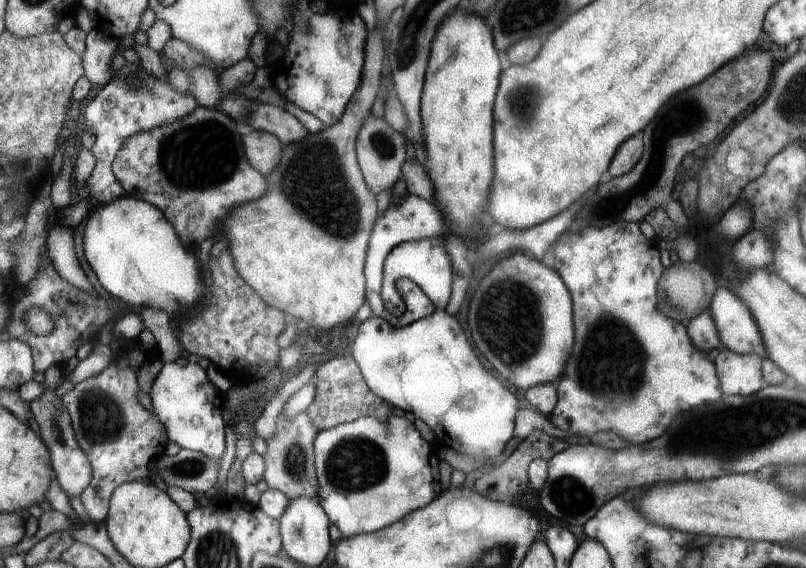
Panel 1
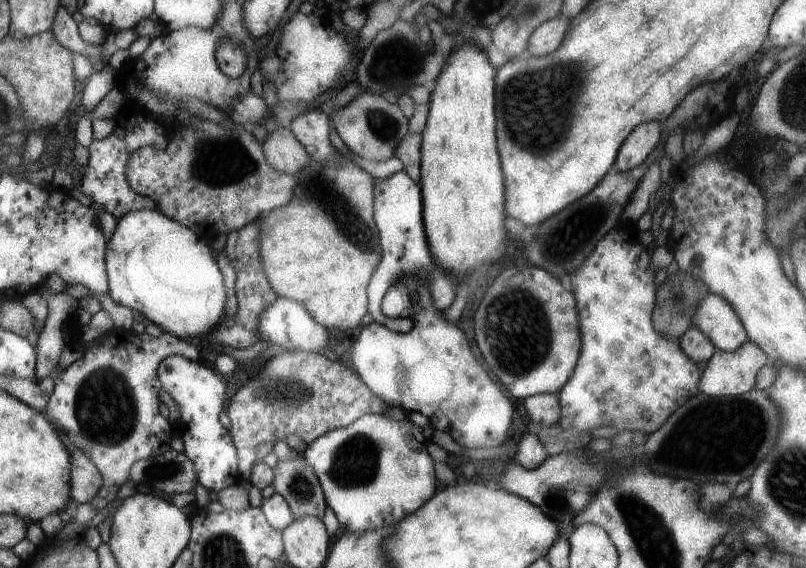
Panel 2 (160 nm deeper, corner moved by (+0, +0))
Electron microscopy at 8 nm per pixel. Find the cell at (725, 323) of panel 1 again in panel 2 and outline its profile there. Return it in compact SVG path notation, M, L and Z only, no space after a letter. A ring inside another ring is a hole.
M707 293L698 302L690 326L697 326L722 351L734 351L748 339L738 313L722 296L713 293Z

